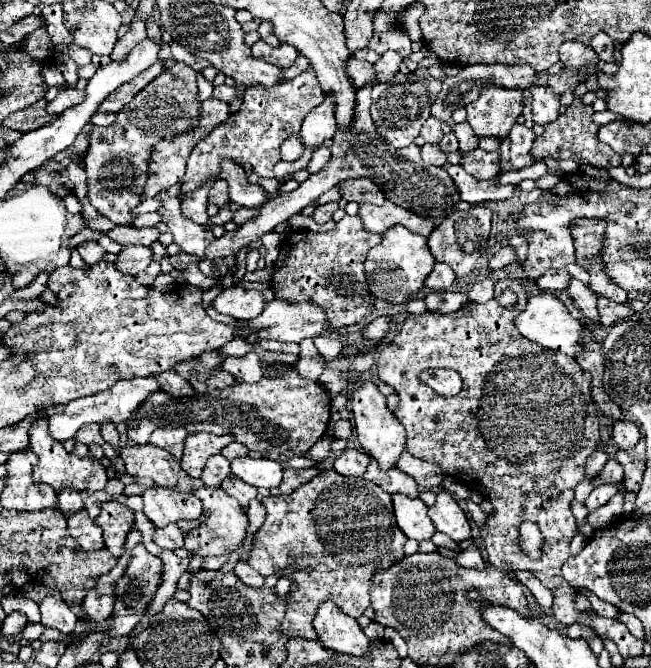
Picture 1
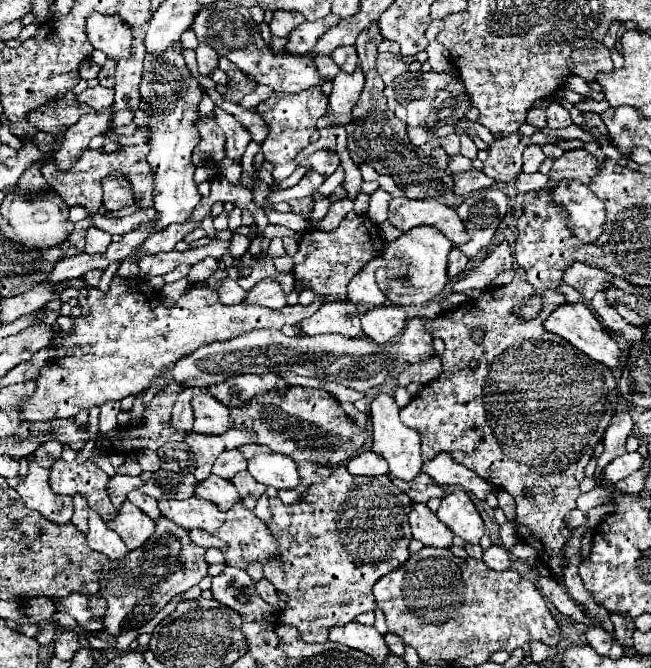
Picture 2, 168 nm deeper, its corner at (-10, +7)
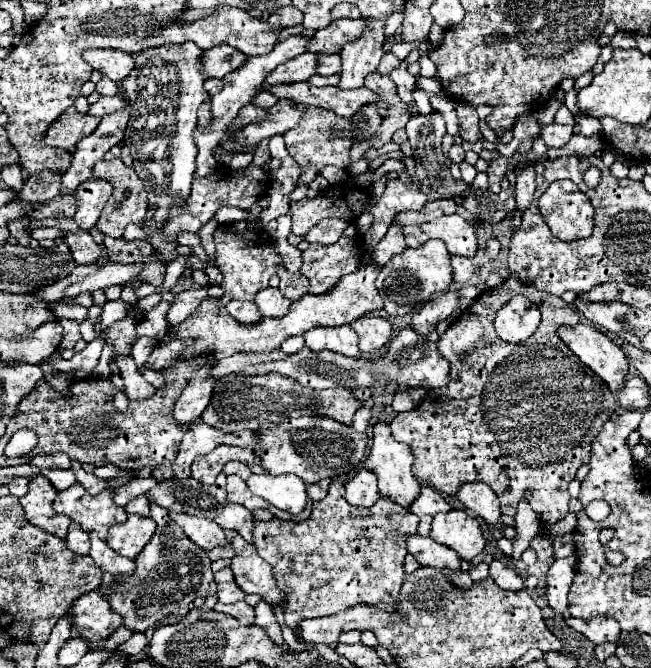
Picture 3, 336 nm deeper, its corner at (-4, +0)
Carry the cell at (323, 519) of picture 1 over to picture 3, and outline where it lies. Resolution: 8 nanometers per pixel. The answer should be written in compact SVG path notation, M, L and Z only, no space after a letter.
M332 480L328 488L328 496L320 502L314 502L312 514L304 522L294 520L256 520L254 522L254 544L258 554L274 568L276 584L286 592L284 612L286 626L294 632L300 624L300 618L316 618L330 616L342 612L344 608L356 606L360 602L376 604L388 612L394 610L394 602L398 594L392 590L400 590L404 582L404 556L406 556L406 540L404 536L414 534L418 526L418 516L408 508L400 508L400 504L392 504L388 496L380 496L372 508L356 508L344 498L344 484L340 480Z

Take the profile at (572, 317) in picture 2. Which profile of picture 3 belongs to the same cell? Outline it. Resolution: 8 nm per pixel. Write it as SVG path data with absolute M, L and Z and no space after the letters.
M590 324L560 326L560 340L592 370L596 372L610 390L618 390L628 376L628 358L606 334Z

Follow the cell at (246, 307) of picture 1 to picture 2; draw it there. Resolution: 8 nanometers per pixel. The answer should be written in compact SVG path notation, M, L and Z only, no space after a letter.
M264 279L248 291L244 303L268 307L268 309L282 309L286 305L286 293L276 279Z

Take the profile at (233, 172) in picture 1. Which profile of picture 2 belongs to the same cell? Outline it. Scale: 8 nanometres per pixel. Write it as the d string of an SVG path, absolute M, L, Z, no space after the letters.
M220 107L214 109L214 117L216 117L218 127L220 127L220 129L224 131L224 135L226 135L226 157L238 161L238 159L244 155L248 143L252 141L250 133L248 133L230 113L226 113L226 111L220 109Z

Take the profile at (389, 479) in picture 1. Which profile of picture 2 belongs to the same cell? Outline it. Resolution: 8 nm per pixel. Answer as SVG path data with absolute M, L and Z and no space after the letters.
M420 473L414 481L410 481L410 483L406 483L406 481L398 481L398 479L394 479L396 483L394 485L398 485L398 489L402 491L402 493L406 493L414 503L428 503L432 497L444 497L444 491L442 491L442 487L436 483L436 481L432 481L426 473Z

